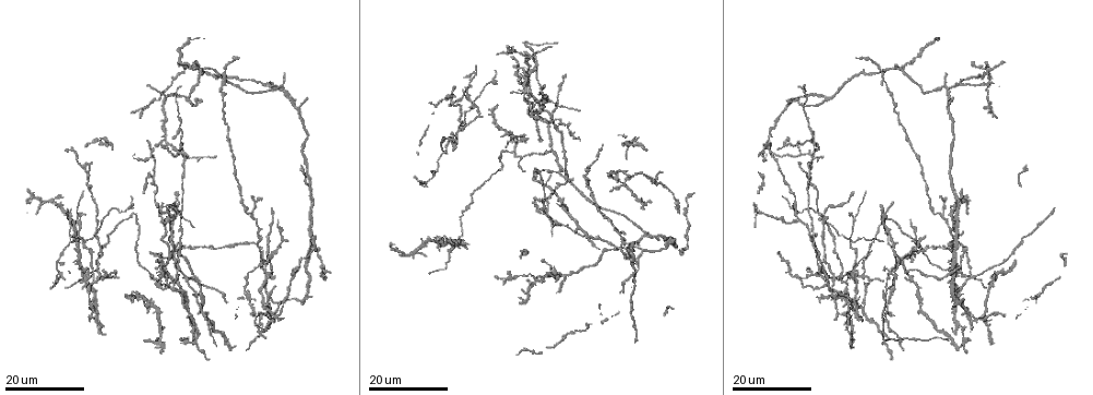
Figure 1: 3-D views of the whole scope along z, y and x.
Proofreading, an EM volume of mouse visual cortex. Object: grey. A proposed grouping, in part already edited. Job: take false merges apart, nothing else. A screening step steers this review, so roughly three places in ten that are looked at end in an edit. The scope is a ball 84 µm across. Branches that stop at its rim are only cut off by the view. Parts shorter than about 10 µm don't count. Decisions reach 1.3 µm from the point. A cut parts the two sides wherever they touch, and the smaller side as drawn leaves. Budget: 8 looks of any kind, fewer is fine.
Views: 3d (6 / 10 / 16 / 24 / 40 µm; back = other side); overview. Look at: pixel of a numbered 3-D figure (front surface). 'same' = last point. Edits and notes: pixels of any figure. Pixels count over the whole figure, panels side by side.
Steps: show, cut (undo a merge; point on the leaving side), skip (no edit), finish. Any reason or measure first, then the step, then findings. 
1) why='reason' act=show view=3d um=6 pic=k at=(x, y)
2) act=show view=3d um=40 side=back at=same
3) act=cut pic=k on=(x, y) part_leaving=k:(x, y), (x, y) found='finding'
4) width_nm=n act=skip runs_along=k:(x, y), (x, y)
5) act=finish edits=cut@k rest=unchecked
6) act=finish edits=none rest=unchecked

why='narrows sharply' act=show view=3d um=24 pic=1 at=(134, 212)

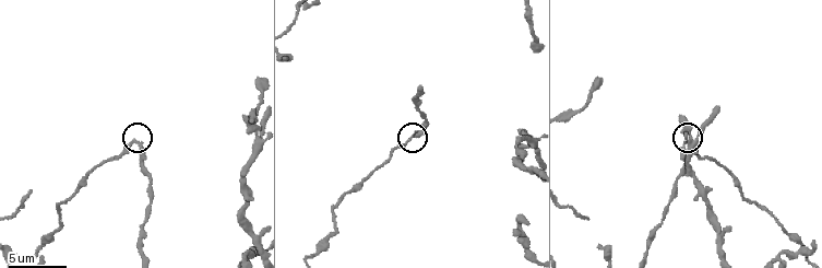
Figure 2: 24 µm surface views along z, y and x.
act=show view=3d um=6 pic=2 at=(135, 140)

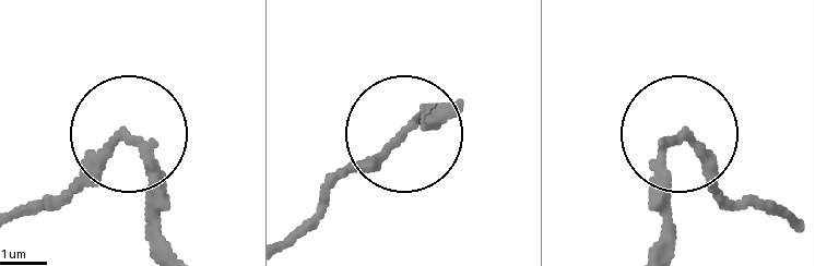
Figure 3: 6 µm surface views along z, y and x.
act=skip runs_along=3:(657, 246), (676, 136), (743, 207) found='continuous, no second neuron'

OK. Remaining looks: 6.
why='three arms meet' act=show view=3d um=24 pic=1 at=(798, 219)

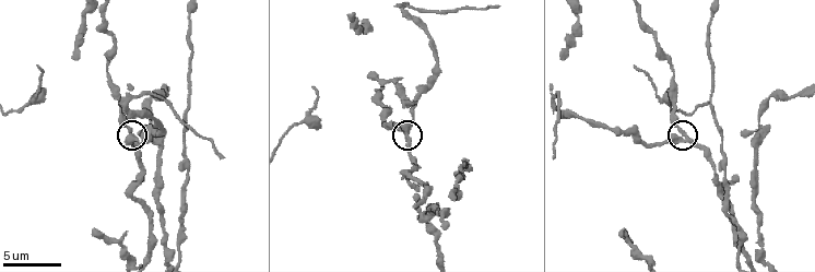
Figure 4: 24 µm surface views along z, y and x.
act=show view=3d um=6 pic=4 at=(680, 129)

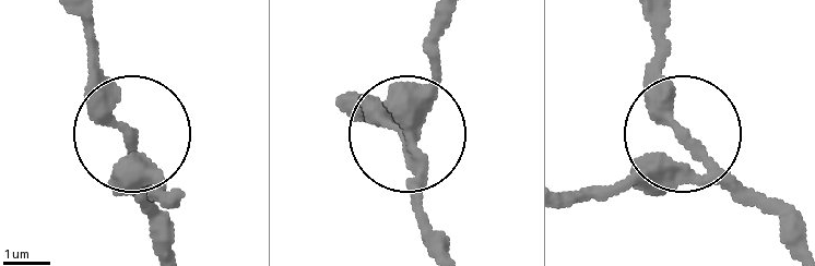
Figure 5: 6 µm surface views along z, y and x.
width_nm=280 act=skip runs_along=5:(795, 238), (682, 141), (600, 198) found='one neuron here'

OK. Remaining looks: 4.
why='four or more arms meet' act=show view=3d um=24 pic=1 at=(87, 272)

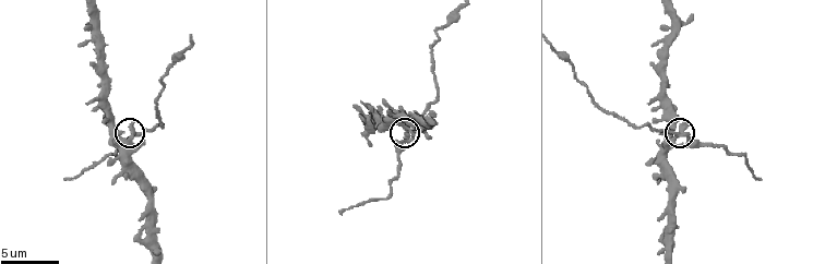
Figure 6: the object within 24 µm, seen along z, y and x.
act=show view=3d um=6 pic=6 at=(132, 135)

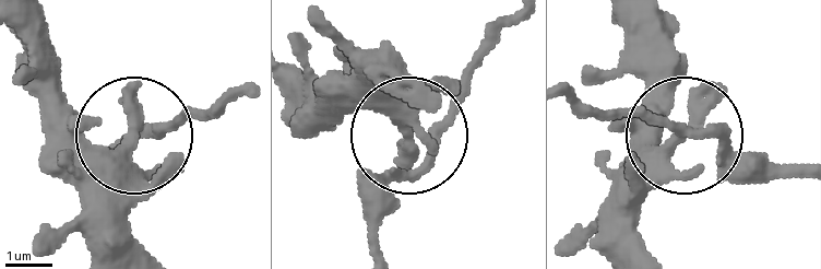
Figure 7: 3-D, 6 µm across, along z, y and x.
arms=5 act=skip found='one neuron here'

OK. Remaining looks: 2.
why='arms part here' act=show view=3d um=16 pic=1 at=(825, 99)

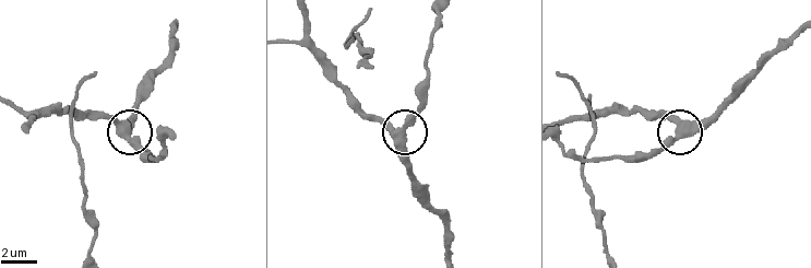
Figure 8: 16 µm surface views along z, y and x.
act=show view=3d um=10 pic=8 at=(679, 128)

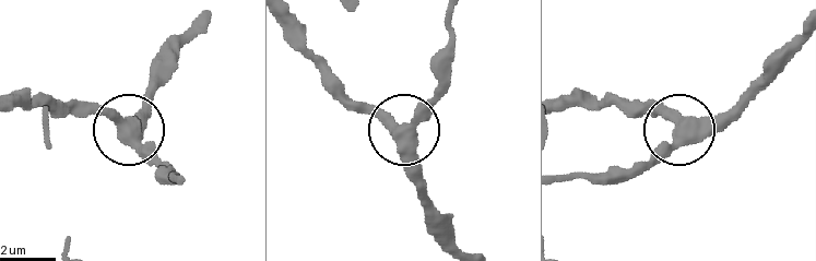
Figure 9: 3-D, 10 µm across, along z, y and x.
width_nm=420 act=skip runs_along=9:(778, 57), (731, 104), (689, 126), (642, 173) found='all the same neuron'

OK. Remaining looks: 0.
act=finish edits=none rest=unchecked

